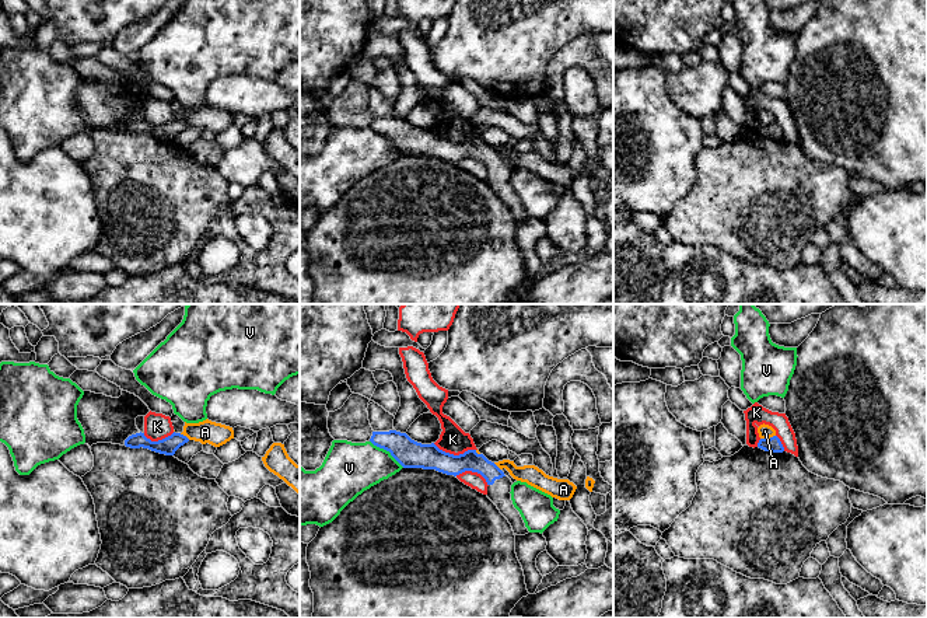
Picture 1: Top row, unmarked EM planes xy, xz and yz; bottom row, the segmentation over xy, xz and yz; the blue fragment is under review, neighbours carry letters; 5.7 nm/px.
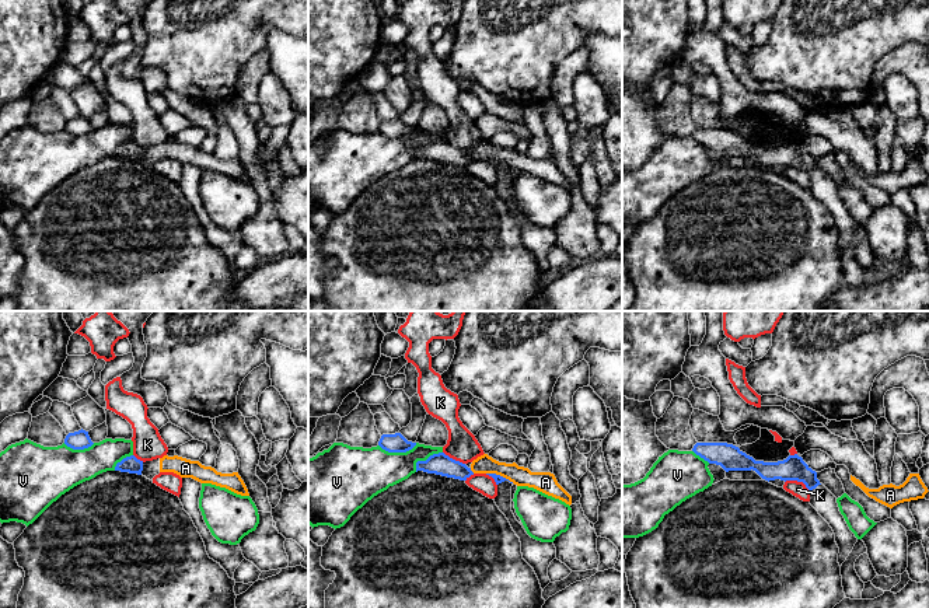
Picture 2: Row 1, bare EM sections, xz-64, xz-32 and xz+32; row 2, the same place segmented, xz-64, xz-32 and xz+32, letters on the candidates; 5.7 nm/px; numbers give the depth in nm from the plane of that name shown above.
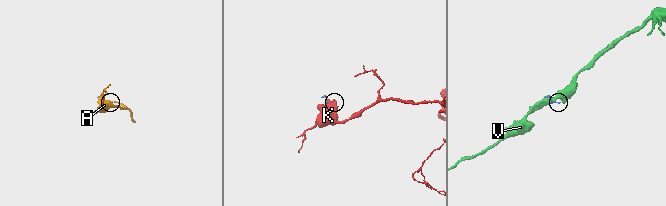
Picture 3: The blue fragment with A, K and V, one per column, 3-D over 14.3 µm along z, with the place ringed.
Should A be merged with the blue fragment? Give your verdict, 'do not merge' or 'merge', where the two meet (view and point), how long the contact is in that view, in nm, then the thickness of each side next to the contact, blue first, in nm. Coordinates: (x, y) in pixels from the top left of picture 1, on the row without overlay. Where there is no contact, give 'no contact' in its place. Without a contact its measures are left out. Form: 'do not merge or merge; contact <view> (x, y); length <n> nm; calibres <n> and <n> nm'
do not merge; contact yz (768, 125); length 90 nm; calibres 90 and 80 nm

